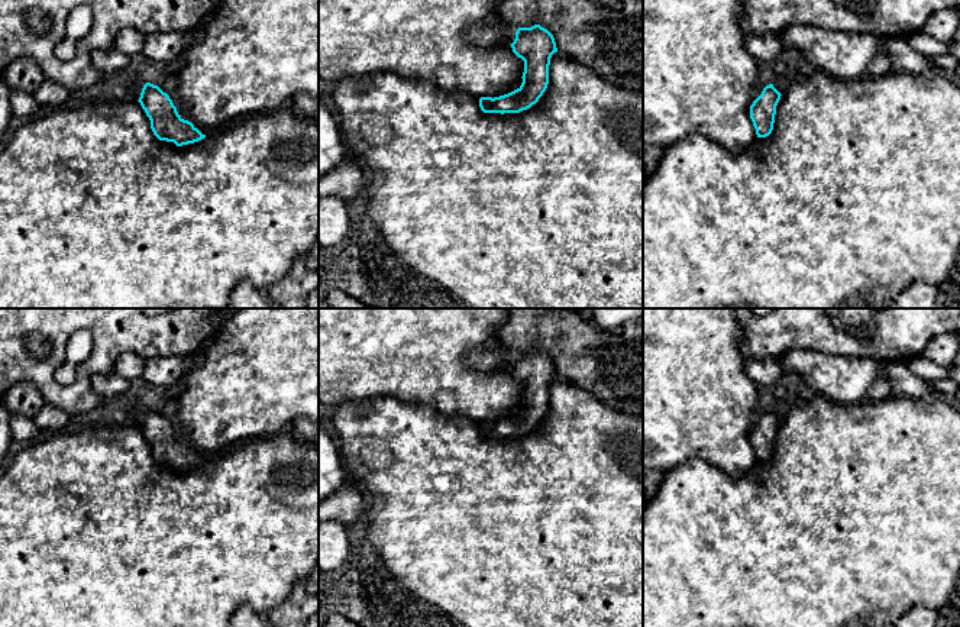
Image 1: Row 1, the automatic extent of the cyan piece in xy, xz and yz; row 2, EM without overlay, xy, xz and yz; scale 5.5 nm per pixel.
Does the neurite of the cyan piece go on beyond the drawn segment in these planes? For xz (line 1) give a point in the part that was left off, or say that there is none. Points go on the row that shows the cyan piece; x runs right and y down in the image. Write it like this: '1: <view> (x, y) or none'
1: none

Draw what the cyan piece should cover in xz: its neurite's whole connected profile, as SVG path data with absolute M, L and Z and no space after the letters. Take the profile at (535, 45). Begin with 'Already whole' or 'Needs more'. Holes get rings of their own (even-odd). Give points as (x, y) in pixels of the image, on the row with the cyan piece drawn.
Already whole. M540 25L518 28L511 48L524 61L523 83L508 94L481 97L484 113L520 113L536 104L547 88L550 58L557 52L553 35Z

